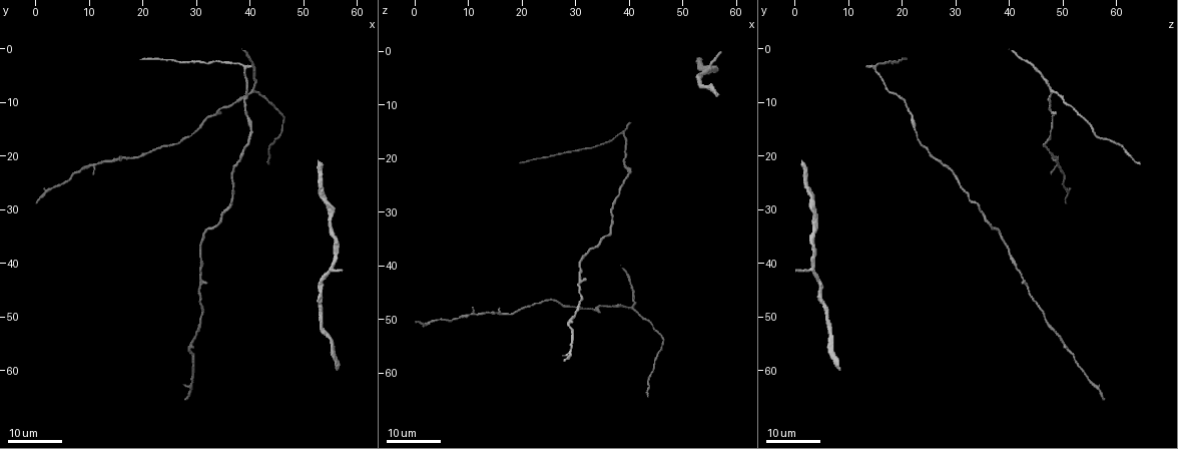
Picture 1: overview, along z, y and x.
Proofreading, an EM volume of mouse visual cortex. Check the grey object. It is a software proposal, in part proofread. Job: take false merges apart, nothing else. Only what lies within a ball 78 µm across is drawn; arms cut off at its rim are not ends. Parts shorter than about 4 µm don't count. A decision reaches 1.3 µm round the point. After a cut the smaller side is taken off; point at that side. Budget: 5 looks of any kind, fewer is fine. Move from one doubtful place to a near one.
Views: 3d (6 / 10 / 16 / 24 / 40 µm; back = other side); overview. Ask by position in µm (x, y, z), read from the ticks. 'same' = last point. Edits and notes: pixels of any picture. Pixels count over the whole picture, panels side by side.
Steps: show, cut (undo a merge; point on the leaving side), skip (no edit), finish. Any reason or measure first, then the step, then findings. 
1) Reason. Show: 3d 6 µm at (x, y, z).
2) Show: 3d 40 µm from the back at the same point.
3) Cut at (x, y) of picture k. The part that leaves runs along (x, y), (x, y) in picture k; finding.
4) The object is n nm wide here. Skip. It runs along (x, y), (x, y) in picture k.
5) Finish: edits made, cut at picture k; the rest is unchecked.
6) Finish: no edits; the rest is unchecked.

Show: 3d 16 µm at (26.0, 18.0, 46.5).

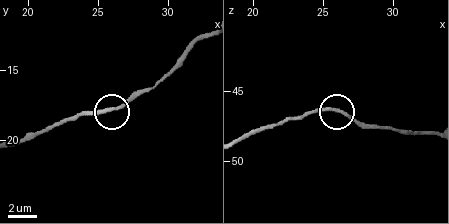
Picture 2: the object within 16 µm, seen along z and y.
Show: 3d 6 µm at (26.4, 17.6, 46.6).

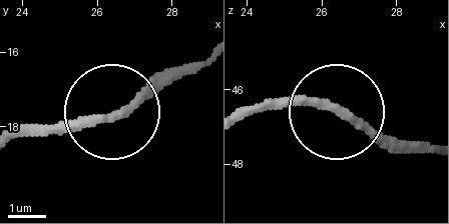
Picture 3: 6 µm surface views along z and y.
The object is 220 nm wide here. Skip. One cell here.

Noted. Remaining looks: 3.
Three-way junction. Show: 3d 16 µm at (34.0, 11.0, 47.5).

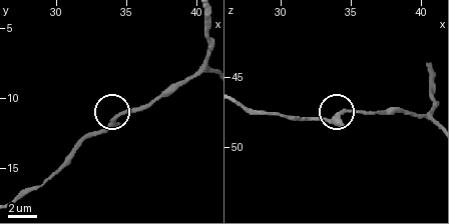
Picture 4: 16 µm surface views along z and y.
Show: 3d 10 µm at (34.2, 11.6, 47.6).

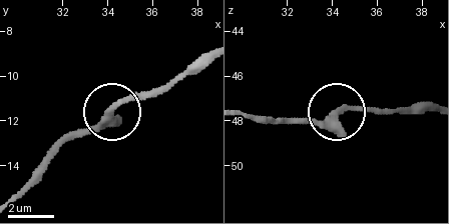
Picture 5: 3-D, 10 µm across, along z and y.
The object is 270 nm wide here. Skip. One cell here.

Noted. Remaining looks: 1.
Finish: no edits; the rest is unchecked.

